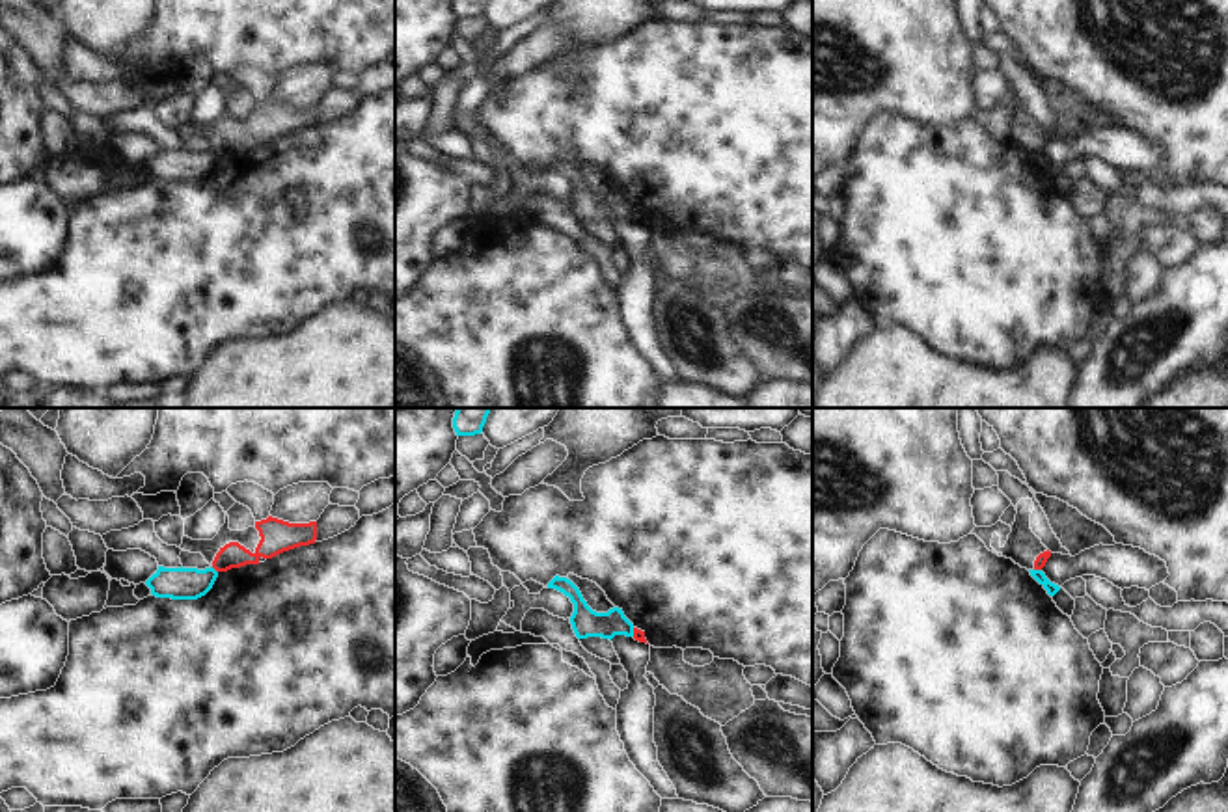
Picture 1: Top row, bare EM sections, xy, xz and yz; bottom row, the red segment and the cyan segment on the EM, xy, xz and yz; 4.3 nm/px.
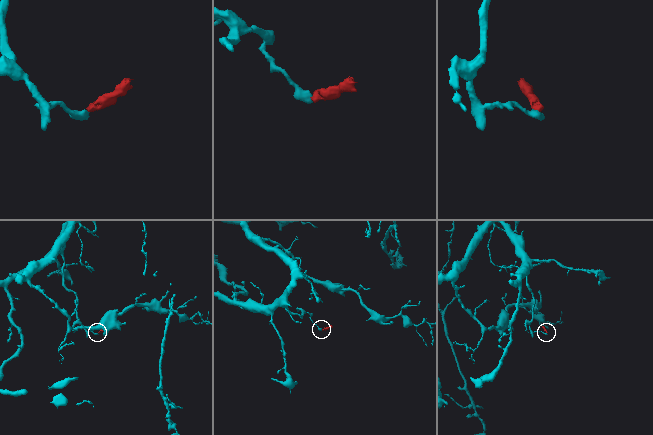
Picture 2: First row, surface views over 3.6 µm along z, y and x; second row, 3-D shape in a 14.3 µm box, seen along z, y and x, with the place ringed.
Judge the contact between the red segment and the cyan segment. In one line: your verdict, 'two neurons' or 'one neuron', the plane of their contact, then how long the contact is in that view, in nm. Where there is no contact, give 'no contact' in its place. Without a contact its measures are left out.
two neurons | xy | 40 nm

